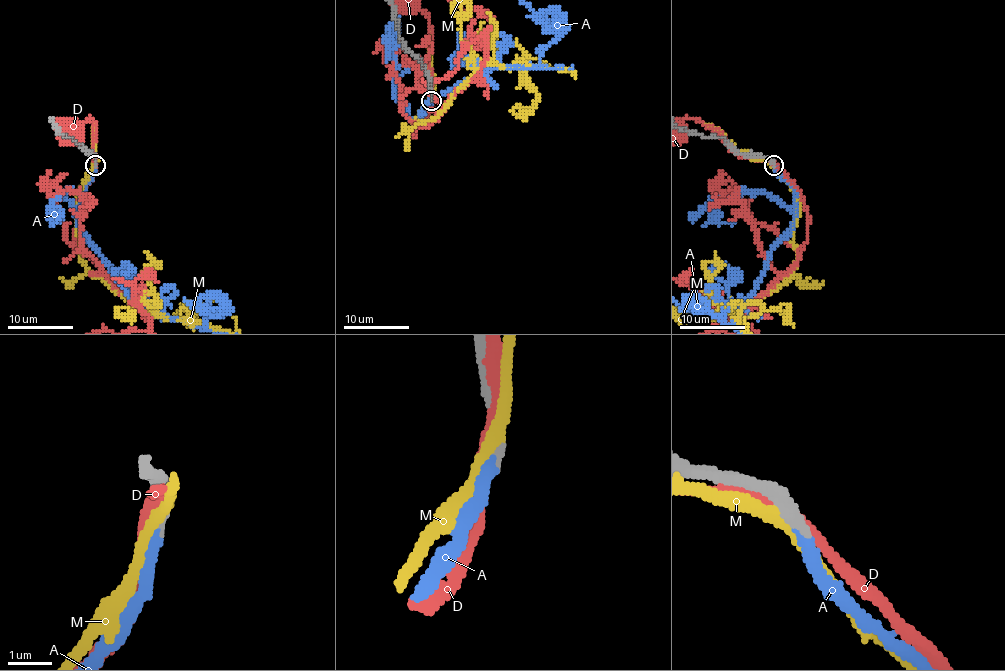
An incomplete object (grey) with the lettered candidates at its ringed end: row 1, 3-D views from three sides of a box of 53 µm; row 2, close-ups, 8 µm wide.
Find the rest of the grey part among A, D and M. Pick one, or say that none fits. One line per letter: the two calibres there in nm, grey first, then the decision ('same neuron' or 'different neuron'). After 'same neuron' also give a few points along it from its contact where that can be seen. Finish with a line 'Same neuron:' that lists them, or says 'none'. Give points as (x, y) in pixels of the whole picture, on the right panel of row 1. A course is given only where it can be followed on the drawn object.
A: 340 nm thick on the grey side, 240 nm on the other; same neuron
D: 440 nm thick on the grey side, 260 nm on the other; different neuron
M: 440 nm thick on the grey side, 280 nm on the other; different neuron
Same neuron: A

